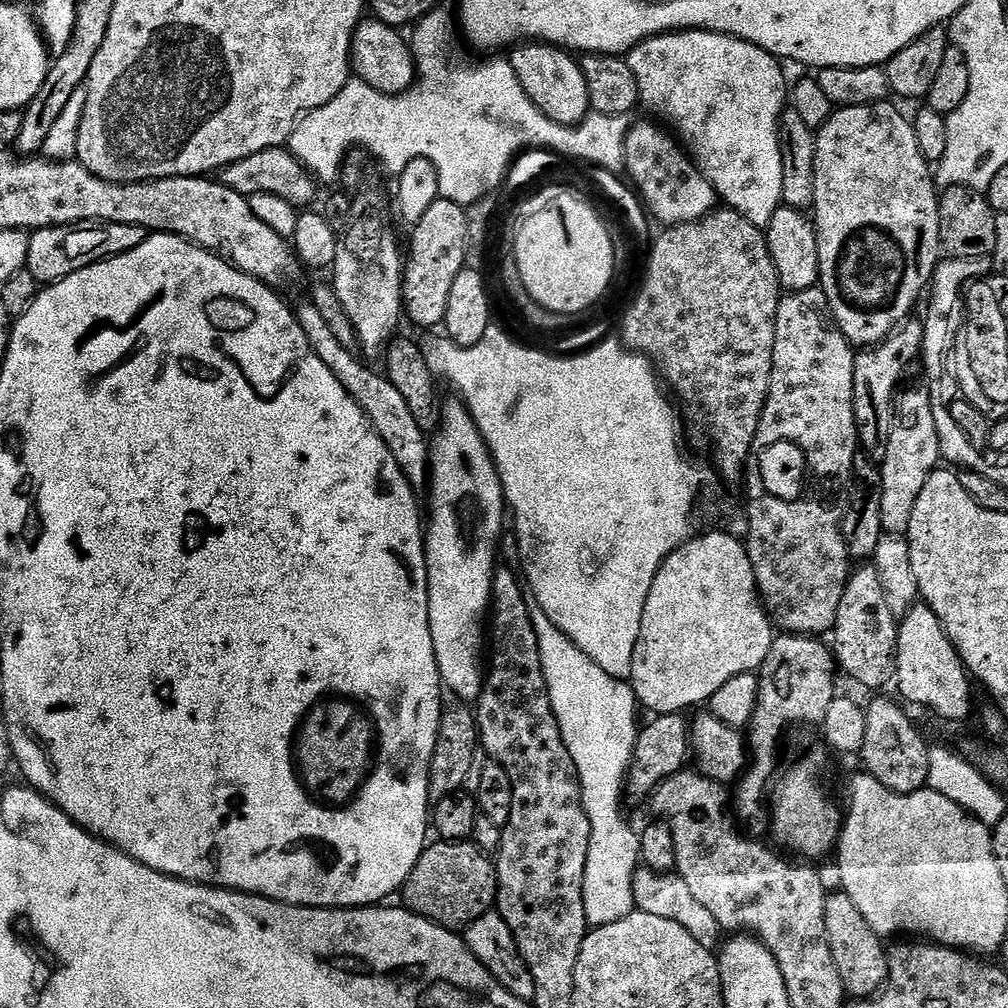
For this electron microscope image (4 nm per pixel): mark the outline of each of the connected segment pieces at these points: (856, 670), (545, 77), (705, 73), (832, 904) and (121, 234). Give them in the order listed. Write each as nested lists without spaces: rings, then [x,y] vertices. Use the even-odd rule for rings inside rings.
[[[860,566],[851,573],[848,585],[844,588],[842,600],[838,602],[836,621],[830,633],[830,651],[835,663],[852,680],[857,680],[864,688],[880,688],[893,679],[896,670],[896,629],[898,617],[886,606],[886,594],[882,594],[882,582],[878,582],[875,566]]]
[[[524,42],[513,47],[511,52],[514,74],[518,74],[522,90],[526,90],[530,102],[534,102],[534,106],[538,106],[546,118],[574,128],[590,115],[592,103],[590,92],[586,90],[584,70],[581,61],[571,51],[543,42]]]
[[[681,30],[679,32],[666,32],[658,36],[649,36],[647,40],[636,45],[627,53],[626,59],[630,70],[634,70],[634,78],[638,82],[640,91],[640,104],[648,107],[650,111],[657,112],[664,120],[669,120],[680,131],[679,139],[693,164],[714,186],[717,197],[724,200],[729,209],[739,212],[758,229],[767,229],[770,218],[782,207],[782,150],[780,149],[780,115],[783,114],[790,100],[790,84],[784,81],[784,72],[781,61],[772,56],[765,48],[750,43],[749,40],[737,40],[735,36],[723,36],[720,32],[706,32],[703,30]]]
[[[842,890],[829,891],[824,898],[824,922],[826,942],[838,966],[838,978],[842,978],[845,993],[852,998],[871,998],[888,981],[888,958],[881,937],[870,930],[870,922],[858,914],[858,906]]]
[[[82,220],[79,224],[61,224],[50,228],[42,228],[31,233],[28,241],[26,270],[36,279],[37,285],[55,284],[57,280],[66,278],[78,270],[89,268],[92,264],[101,264],[102,261],[109,260],[111,256],[121,256],[130,250],[134,250],[143,240],[148,239],[149,235],[148,229],[142,226],[106,222],[105,220]]]

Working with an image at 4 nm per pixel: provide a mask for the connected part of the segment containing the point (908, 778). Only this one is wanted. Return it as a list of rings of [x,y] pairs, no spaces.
[[[872,700],[864,708],[866,738],[858,756],[864,759],[863,771],[892,792],[910,794],[921,791],[928,782],[928,749],[912,720],[892,700]]]

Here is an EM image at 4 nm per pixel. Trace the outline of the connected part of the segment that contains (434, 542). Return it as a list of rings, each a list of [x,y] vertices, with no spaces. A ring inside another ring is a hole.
[[[455,403],[443,405],[440,427],[430,440],[432,509],[429,512],[427,509],[426,512],[424,542],[424,557],[428,567],[428,621],[443,687],[447,691],[449,688],[456,695],[457,701],[475,702],[480,699],[480,690],[484,687],[480,647],[483,644],[485,647],[486,644],[485,613],[489,611],[492,603],[492,576],[498,567],[496,547],[501,547],[502,533],[505,531],[506,501],[500,472],[492,461],[487,442],[482,438],[474,418],[463,403]]]

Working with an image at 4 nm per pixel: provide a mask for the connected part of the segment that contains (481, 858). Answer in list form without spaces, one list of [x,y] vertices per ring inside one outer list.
[[[474,842],[429,843],[418,858],[414,870],[410,870],[408,881],[402,889],[403,907],[423,920],[429,920],[449,930],[463,930],[482,914],[493,911],[496,903],[496,865]]]

